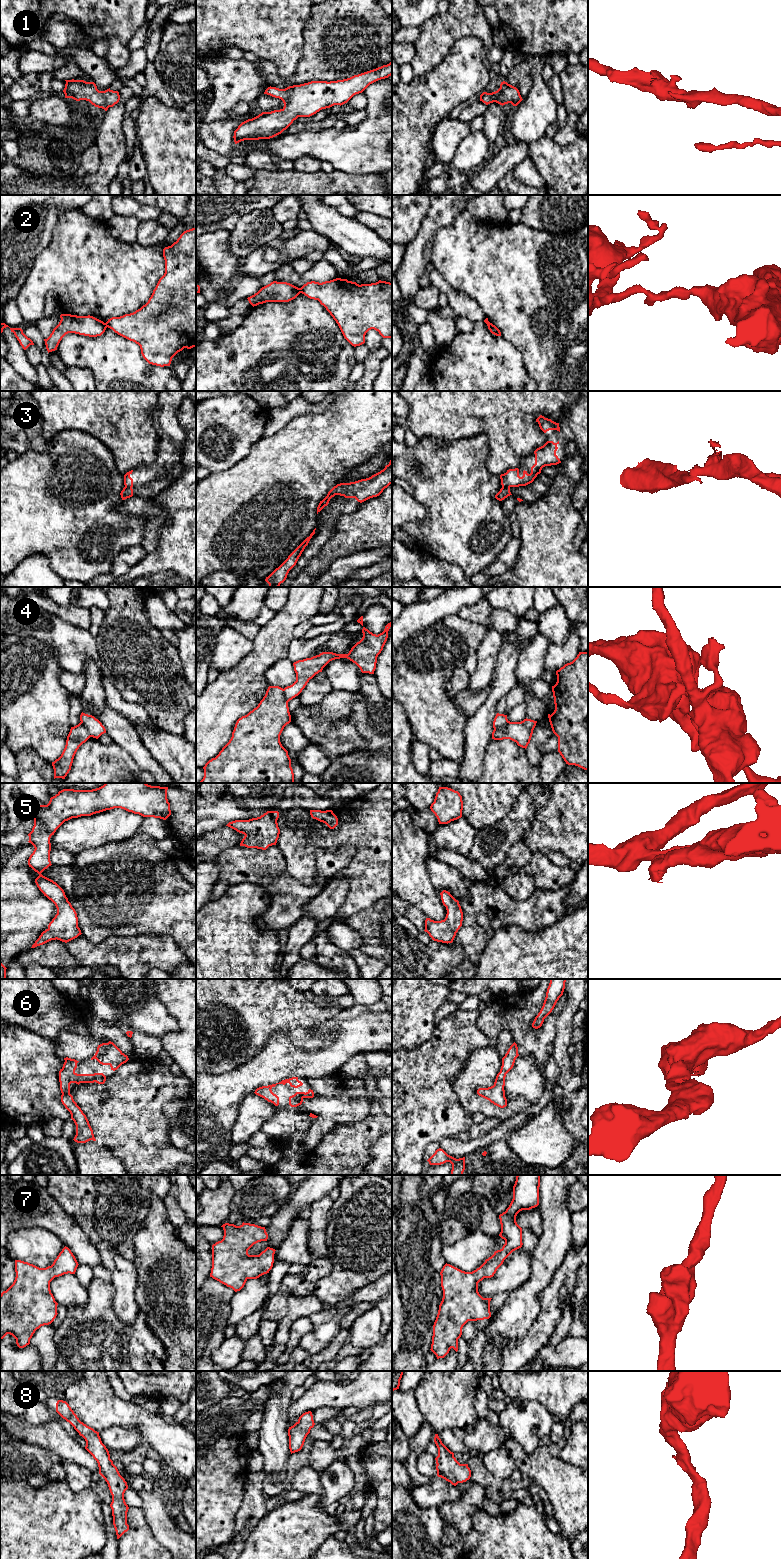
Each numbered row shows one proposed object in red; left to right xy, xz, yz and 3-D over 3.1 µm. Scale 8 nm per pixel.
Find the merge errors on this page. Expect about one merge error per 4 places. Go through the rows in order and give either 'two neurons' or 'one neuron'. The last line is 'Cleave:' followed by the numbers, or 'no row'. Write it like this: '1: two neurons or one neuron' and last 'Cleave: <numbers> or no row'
1: one neuron
2: two neurons
3: two neurons
4: two neurons
5: one neuron
6: one neuron
7: one neuron
8: one neuron
Cleave: 2, 3, 4

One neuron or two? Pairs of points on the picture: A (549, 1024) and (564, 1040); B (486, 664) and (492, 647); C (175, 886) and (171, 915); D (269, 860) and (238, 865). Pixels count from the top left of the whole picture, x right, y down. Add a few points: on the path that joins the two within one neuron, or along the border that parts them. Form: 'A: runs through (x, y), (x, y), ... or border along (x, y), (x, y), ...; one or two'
A: border along (562, 1008), (556, 1020), (556, 1034), (552, 1042); two
B: runs through (486, 660), (488, 651); one
C: runs through (171, 893), (171, 908); one
D: runs through (261, 861), (246, 864); one

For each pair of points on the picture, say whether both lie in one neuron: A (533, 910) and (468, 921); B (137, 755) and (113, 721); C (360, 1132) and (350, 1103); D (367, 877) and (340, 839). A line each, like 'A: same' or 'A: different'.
A: same
B: same
C: different
D: same

